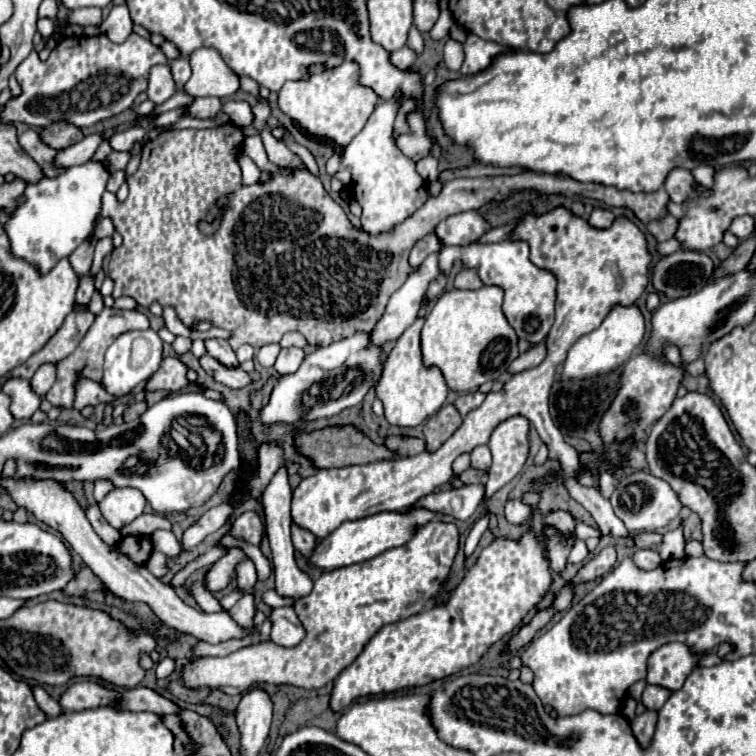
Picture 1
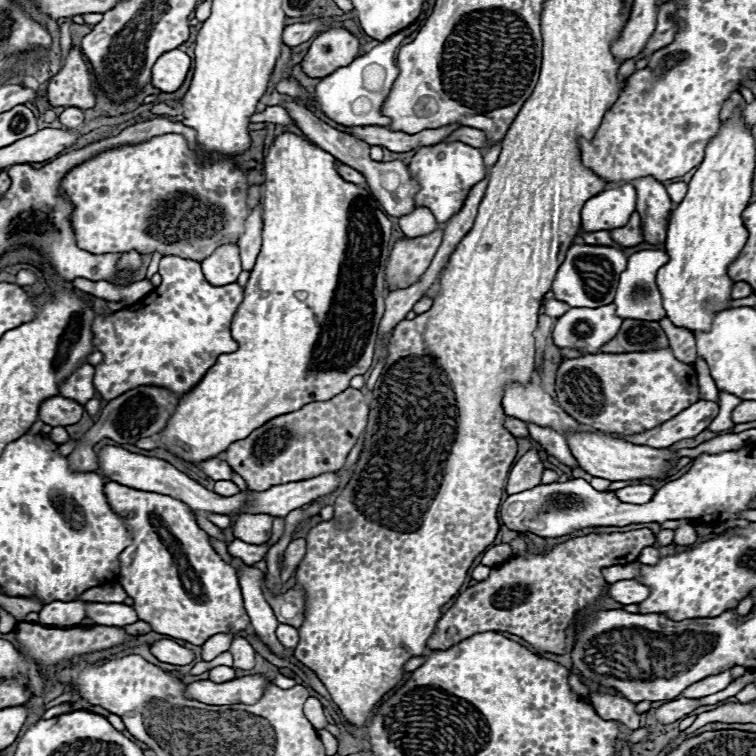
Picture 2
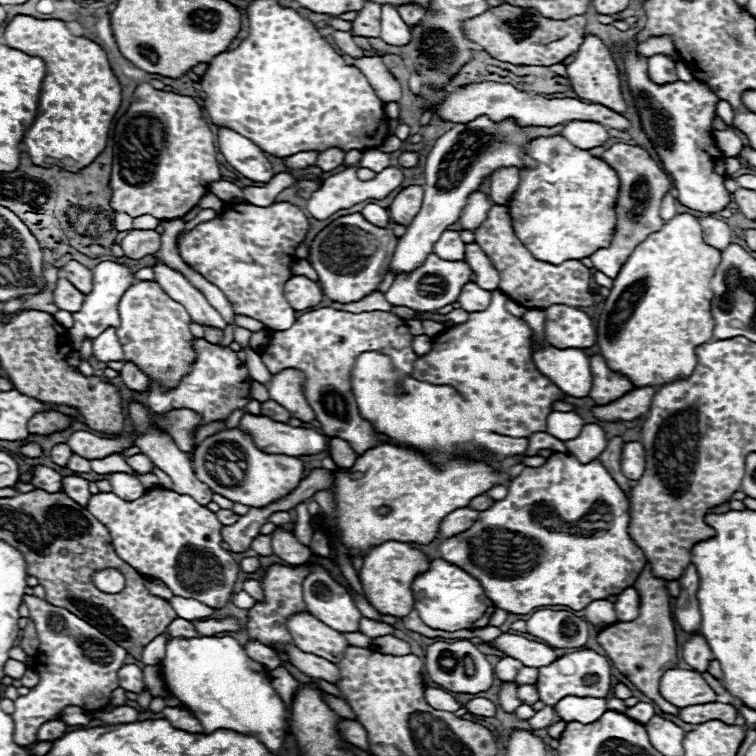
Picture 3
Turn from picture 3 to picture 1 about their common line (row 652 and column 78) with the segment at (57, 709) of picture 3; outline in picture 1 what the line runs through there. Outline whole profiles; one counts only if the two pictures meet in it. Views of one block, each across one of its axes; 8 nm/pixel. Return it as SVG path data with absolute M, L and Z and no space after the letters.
M104 34L94 38L62 38L46 62L40 62L38 52L32 50L18 66L14 76L22 86L22 94L6 102L2 120L14 124L26 122L32 126L50 126L52 122L66 120L80 128L92 126L128 110L136 96L148 88L150 68L166 62L162 50L138 34L130 34L120 44L114 44Z

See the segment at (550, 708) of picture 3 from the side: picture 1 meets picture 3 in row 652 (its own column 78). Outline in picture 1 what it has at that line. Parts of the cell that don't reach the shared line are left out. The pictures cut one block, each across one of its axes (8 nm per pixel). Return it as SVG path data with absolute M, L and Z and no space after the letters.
M88 566L74 572L72 582L68 582L68 586L64 586L62 592L66 596L86 596L88 592L110 594L110 590L104 586L104 582L100 582L100 578L96 578L96 574Z

